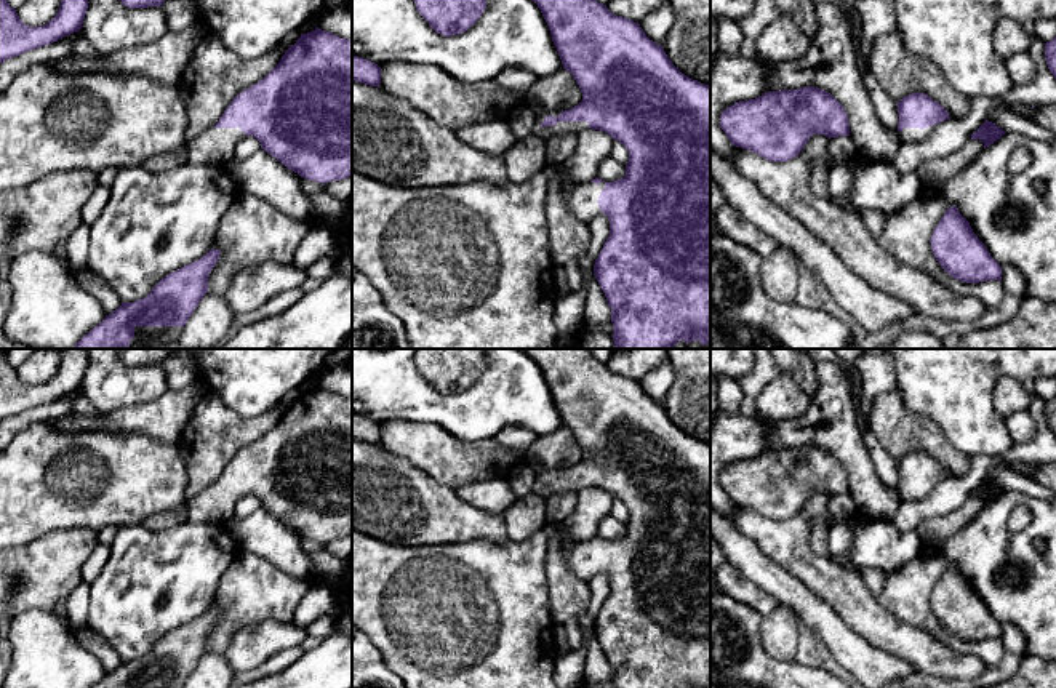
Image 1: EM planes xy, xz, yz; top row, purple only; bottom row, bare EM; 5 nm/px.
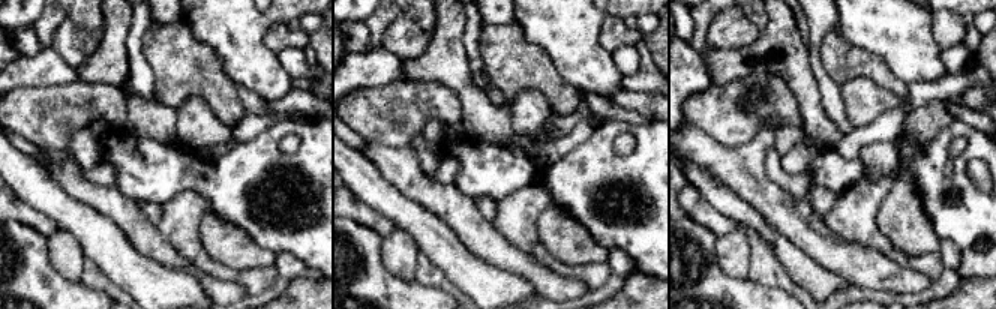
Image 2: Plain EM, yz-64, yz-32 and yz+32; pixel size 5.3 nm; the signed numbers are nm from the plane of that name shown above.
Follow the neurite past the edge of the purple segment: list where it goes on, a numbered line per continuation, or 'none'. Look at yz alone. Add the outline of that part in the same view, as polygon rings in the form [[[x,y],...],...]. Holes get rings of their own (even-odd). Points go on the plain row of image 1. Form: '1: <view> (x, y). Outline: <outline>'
1: yz (908, 493). Outline: [[[933,483],[923,488],[904,486],[902,490],[899,490],[901,502],[917,502],[917,501],[926,499],[934,491],[938,483]]]

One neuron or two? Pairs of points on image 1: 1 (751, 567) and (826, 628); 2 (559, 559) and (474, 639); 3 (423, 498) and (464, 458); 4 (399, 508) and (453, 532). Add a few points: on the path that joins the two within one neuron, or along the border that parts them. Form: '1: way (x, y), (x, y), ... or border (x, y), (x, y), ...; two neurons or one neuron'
1: way (770, 576), (807, 608); one neuron
2: border (546, 533), (544, 575), (548, 605), (551, 608); two neurons
3: border (408, 460), (453, 488); two neurons
4: way (412, 508), (434, 512), (440, 519); one neuron

